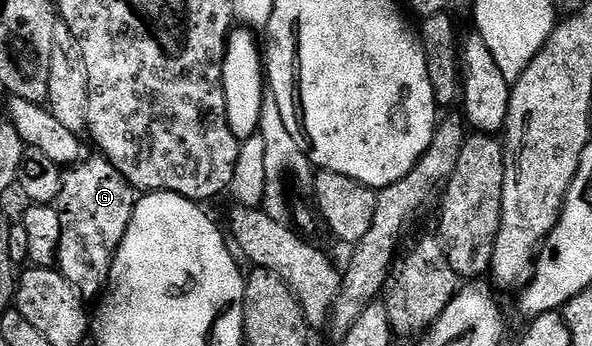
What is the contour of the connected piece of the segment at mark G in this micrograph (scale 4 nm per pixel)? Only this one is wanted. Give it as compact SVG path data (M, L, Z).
M100 154L92 155L86 155L62 175L61 193L55 201L57 213L61 215L56 267L85 298L100 297L104 293L113 259L127 234L131 214L139 199L137 189L123 178L123 174L119 174L119 170L115 170L110 160Z

